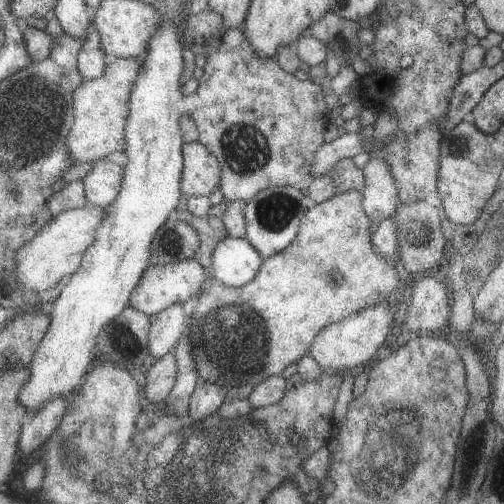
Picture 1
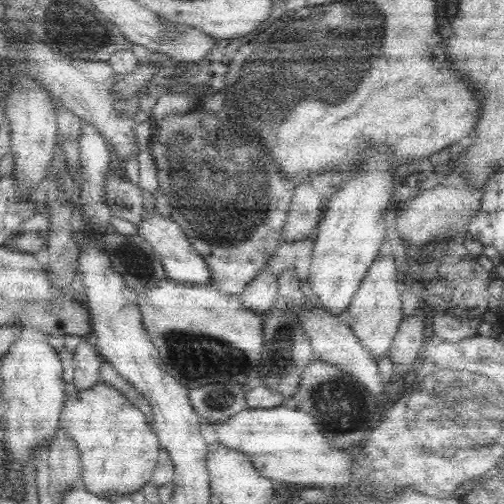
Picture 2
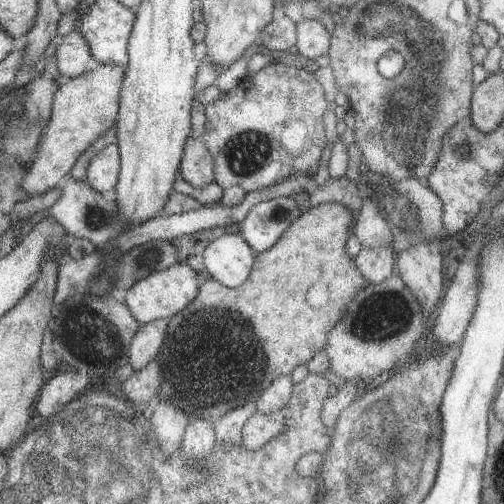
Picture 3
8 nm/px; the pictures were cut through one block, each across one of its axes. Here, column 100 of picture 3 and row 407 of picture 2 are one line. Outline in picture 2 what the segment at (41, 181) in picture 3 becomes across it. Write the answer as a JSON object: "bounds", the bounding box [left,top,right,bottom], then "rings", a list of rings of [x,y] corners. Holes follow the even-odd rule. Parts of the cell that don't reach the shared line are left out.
{"bounds":[60,382,162,498],"rings":[[[98,382],[88,390],[72,394],[60,416],[60,428],[80,452],[82,480],[88,492],[100,498],[108,494],[126,496],[152,482],[162,450],[156,432],[148,418],[112,384]]]}

